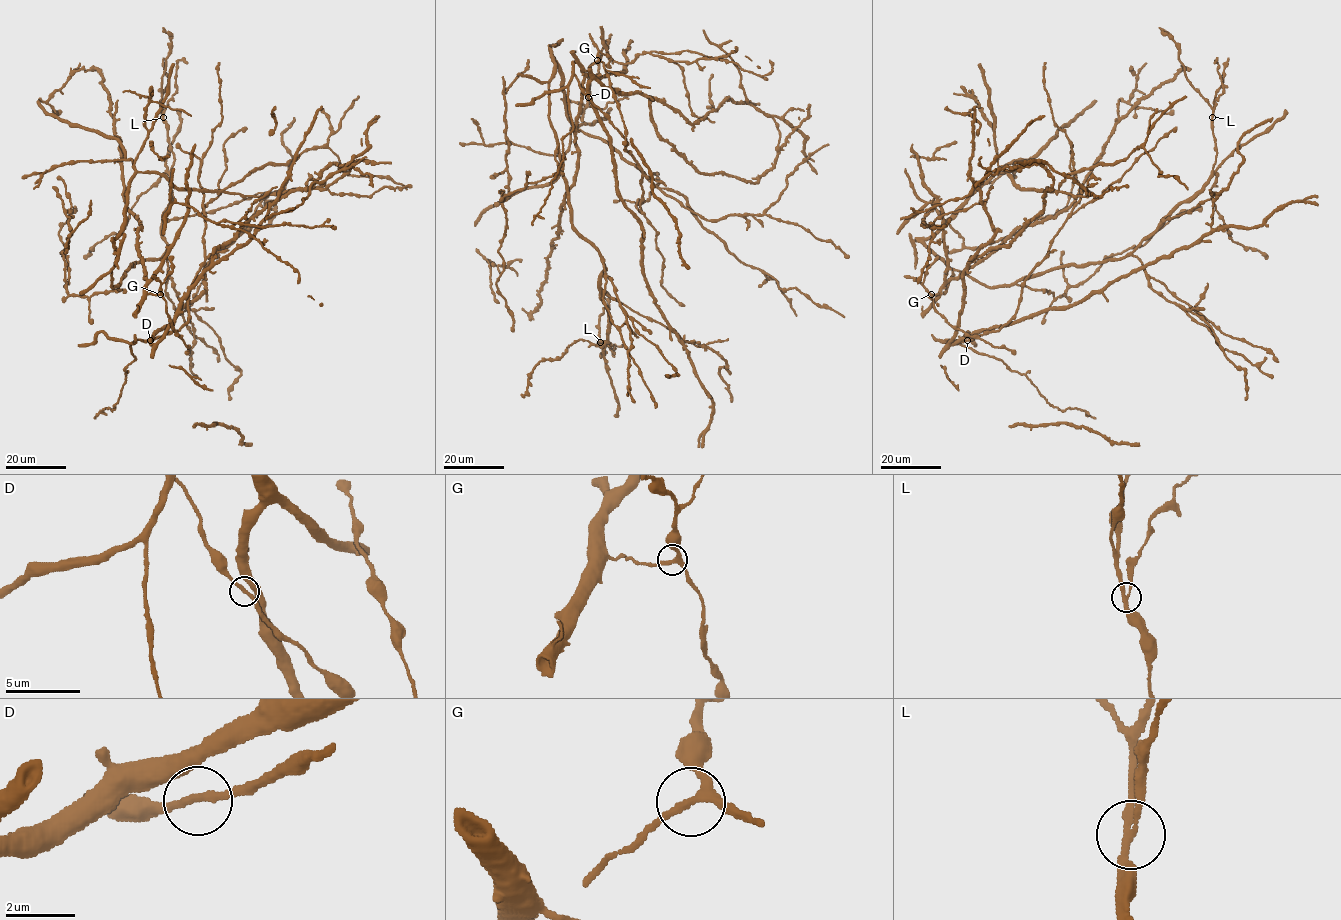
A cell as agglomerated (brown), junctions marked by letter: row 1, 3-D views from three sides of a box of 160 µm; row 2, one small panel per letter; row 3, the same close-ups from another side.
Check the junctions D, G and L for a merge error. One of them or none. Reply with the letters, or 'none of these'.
L

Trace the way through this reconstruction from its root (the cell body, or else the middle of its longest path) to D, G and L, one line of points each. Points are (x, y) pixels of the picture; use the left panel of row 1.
D: (254, 196), (259, 192), (268, 194), (240, 233), (206, 264), (205, 289), (180, 308), (173, 321), (150, 340)
G: (254, 196), (268, 194), (240, 233), (206, 264), (205, 289), (151, 338), (153, 343), (173, 328), (160, 294)
L: (254, 196), (217, 210), (164, 222), (164, 213), (170, 202), (170, 170), (174, 155), (163, 117)

